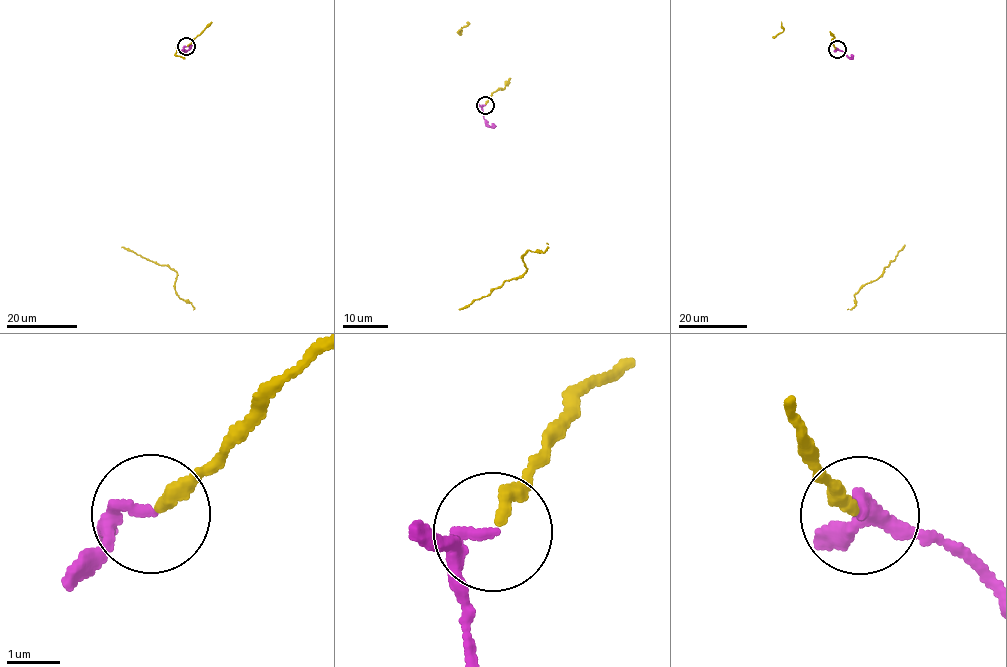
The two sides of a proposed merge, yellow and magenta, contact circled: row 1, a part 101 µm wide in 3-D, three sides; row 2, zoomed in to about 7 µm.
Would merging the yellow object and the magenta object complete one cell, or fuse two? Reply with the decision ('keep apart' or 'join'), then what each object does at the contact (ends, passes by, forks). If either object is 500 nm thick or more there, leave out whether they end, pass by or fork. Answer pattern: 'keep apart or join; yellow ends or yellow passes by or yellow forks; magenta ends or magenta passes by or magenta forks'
join; yellow ends; magenta passes by

